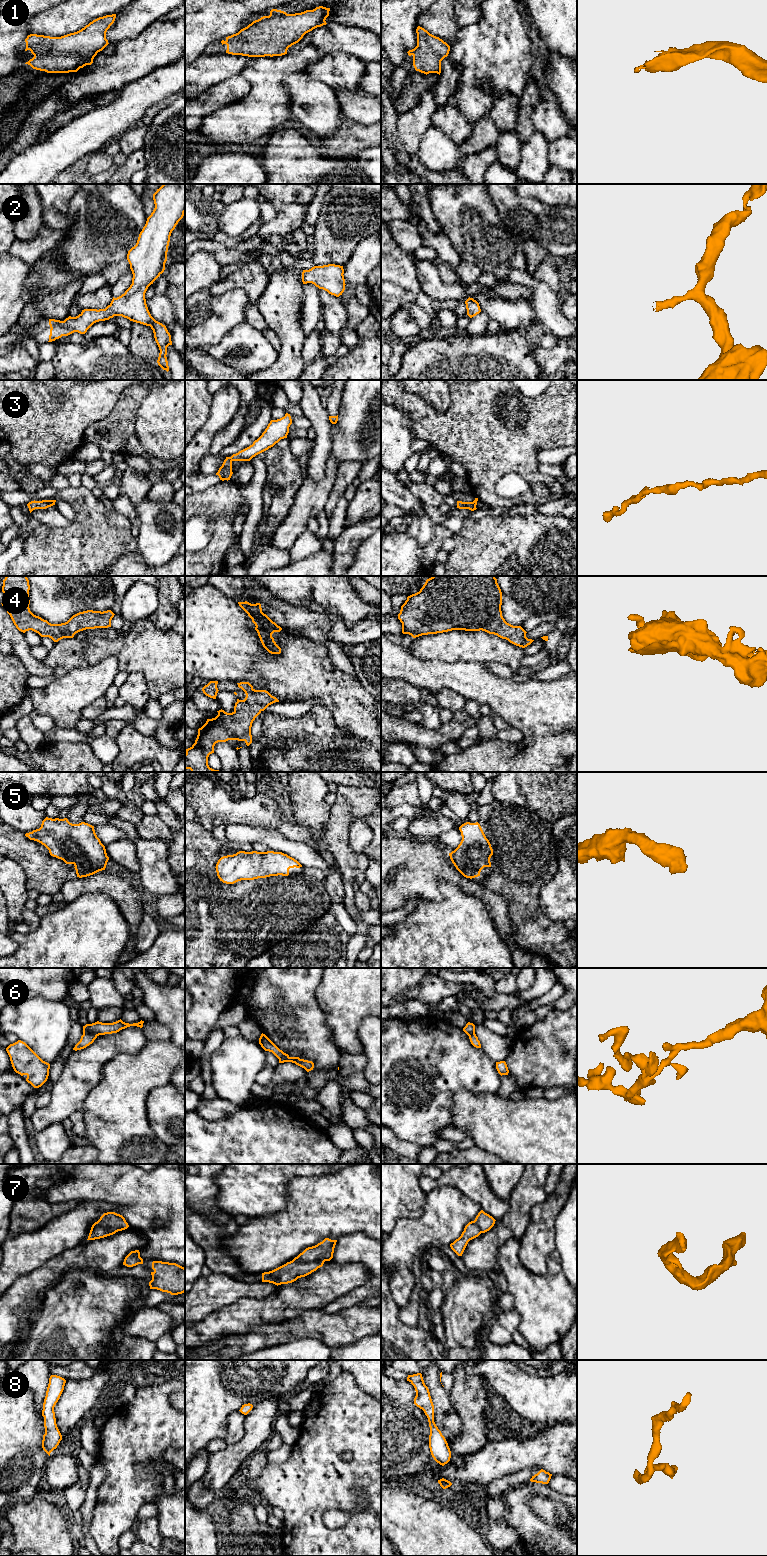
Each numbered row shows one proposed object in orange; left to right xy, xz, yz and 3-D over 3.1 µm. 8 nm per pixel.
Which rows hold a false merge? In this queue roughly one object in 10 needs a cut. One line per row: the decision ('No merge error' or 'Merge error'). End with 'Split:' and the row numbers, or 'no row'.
1: No merge error
2: No merge error
3: No merge error
4: No merge error
5: No merge error
6: Merge error
7: No merge error
8: No merge error
Split: 6

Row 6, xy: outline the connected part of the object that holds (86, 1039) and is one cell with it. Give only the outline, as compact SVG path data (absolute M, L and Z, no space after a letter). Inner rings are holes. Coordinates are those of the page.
M83 1033L80 1041L75 1045L73 1050L77 1051L77 1050L86 1048L87 1046L92 1044L96 1038L97 1038L97 1035L93 1033Z

